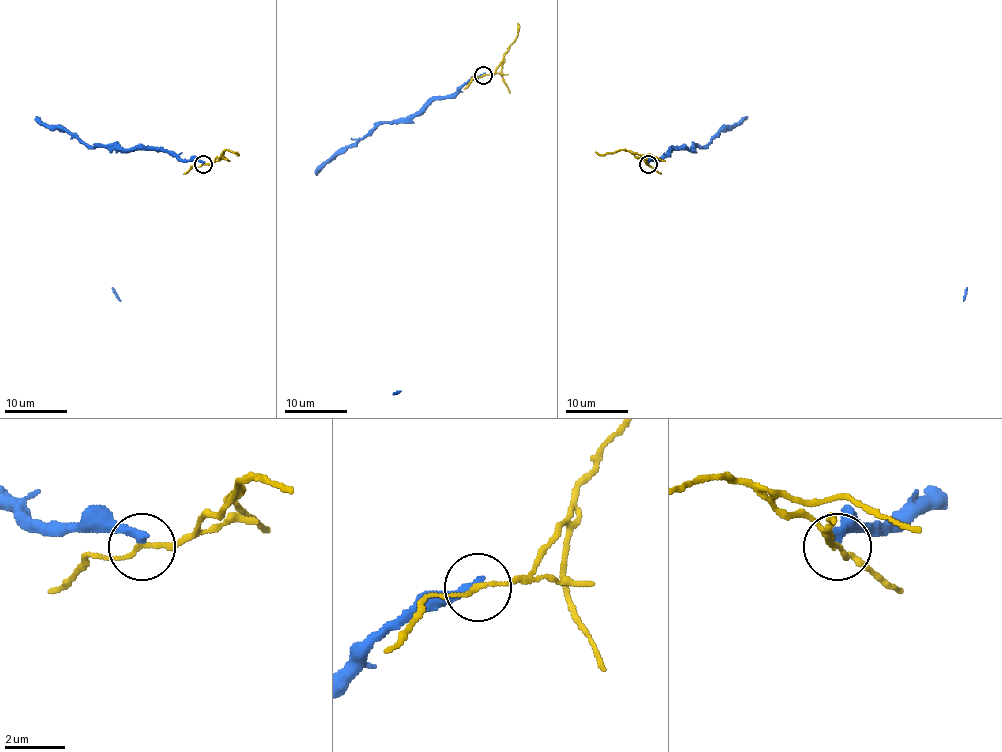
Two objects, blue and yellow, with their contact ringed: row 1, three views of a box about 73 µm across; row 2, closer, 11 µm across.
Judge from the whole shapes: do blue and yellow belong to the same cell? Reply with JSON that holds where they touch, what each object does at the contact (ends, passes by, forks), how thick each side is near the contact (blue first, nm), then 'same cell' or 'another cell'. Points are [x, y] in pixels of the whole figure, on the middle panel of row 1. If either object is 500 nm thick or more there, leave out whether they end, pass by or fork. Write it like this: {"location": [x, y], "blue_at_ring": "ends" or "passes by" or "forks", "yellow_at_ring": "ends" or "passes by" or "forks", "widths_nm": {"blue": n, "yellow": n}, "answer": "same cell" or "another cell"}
{"location": [483, 75], "blue_at_ring": "ends", "yellow_at_ring": "passes by", "widths_nm": {"blue": 320, "yellow": 140}, "answer": "another cell"}

